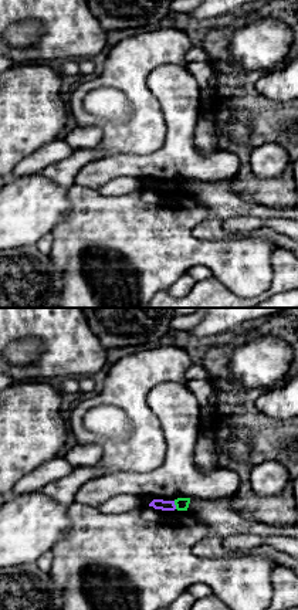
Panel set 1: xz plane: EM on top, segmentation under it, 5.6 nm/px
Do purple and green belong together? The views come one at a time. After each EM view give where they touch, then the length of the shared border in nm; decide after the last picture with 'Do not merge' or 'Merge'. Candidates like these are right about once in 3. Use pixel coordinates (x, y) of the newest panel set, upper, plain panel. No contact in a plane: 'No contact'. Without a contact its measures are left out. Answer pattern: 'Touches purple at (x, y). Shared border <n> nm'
Touches purple at (175, 187). Shared border 50 nm

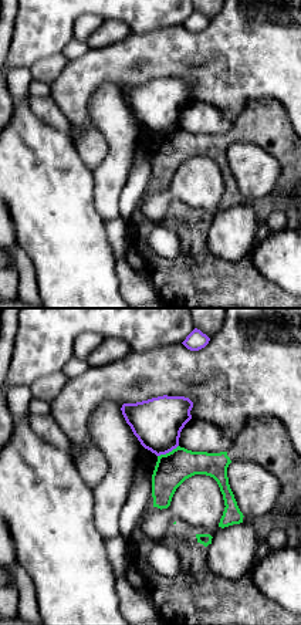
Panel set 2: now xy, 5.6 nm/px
Touches purple at (168, 134). Shared border 140 nm

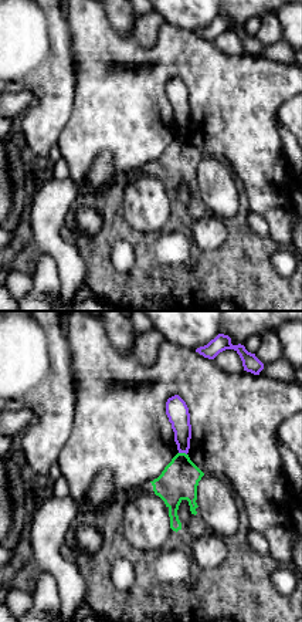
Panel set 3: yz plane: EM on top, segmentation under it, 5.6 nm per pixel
Touches purple at (183, 134). Shared border 50 nm

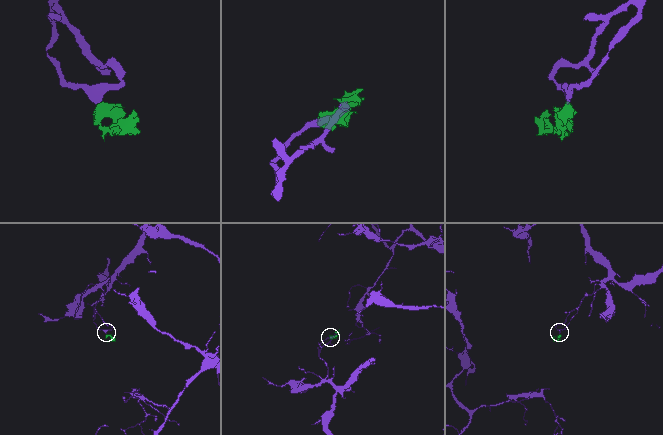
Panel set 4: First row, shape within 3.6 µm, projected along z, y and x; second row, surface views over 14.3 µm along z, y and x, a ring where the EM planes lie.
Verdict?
Do not merge

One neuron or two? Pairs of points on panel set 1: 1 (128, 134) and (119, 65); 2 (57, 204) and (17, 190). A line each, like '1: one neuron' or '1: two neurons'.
1: one neuron
2: one neuron

